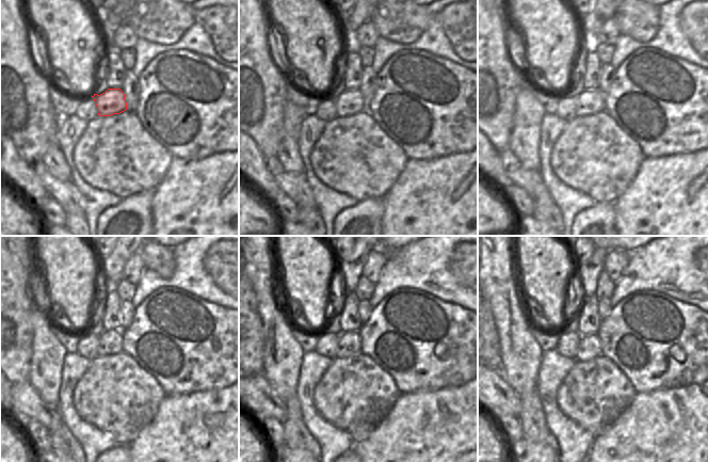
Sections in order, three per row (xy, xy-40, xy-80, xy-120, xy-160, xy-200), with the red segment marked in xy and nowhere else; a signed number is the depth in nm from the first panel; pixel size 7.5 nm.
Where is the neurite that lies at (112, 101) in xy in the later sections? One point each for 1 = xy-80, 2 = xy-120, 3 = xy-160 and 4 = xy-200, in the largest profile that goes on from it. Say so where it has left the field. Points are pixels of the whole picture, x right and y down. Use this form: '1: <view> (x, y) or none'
1: xy-80 (589, 102)
2: xy-120 (111, 340)
3: xy-160 (349, 343)
4: xy-200 (589, 348)

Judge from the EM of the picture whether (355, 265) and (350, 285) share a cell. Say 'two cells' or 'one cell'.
one cell

